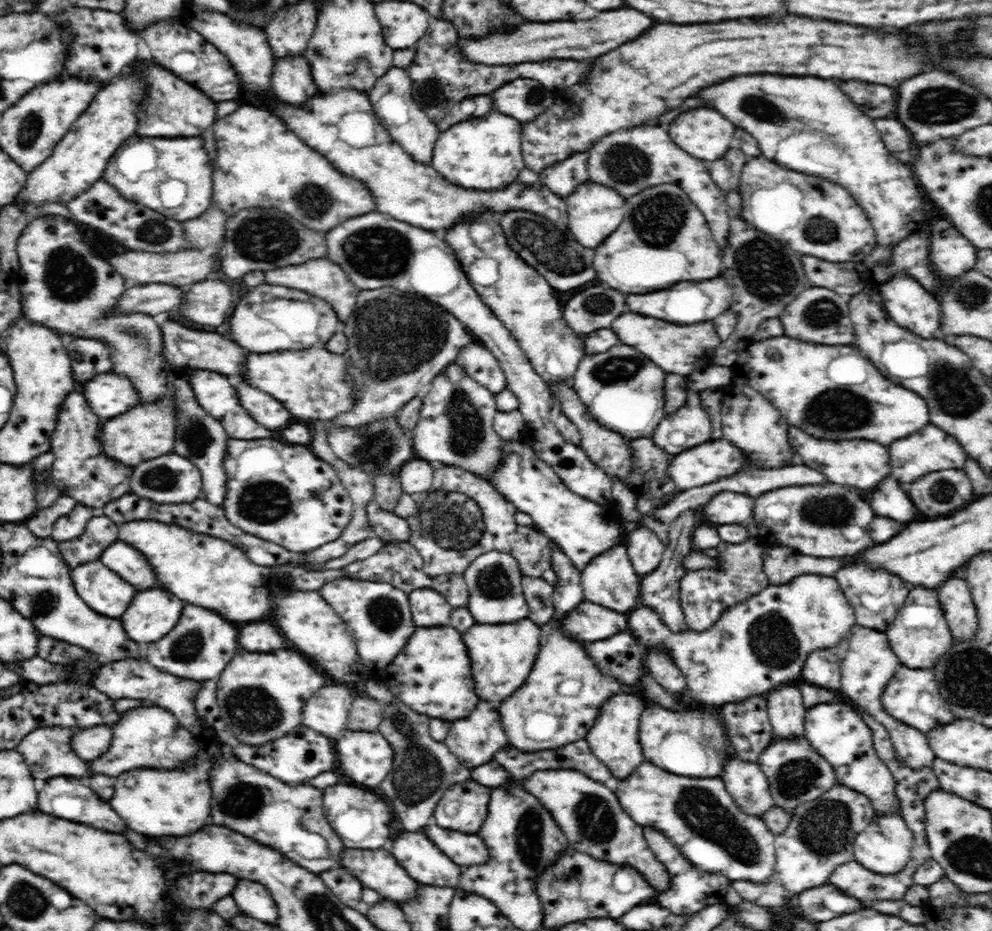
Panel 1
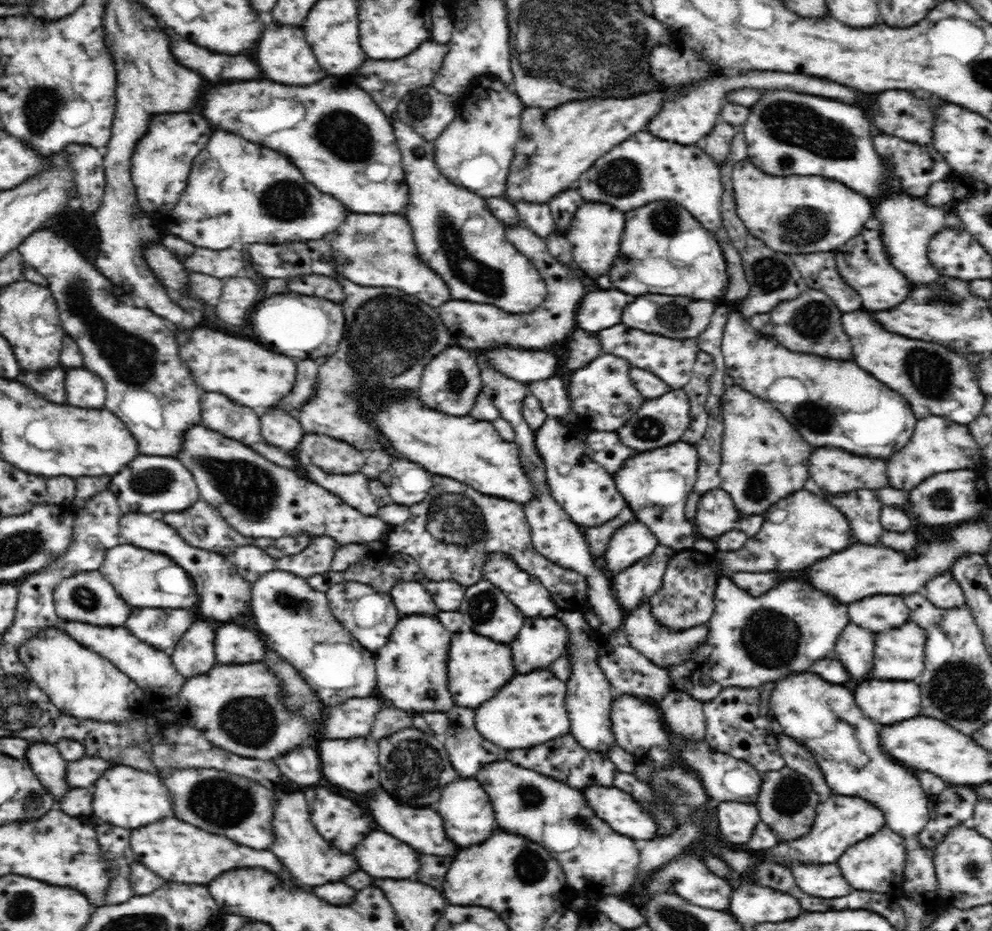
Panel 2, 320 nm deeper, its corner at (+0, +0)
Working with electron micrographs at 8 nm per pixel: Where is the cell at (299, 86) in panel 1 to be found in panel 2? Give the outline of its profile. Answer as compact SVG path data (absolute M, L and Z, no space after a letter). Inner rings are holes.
M268 26L260 38L264 40L260 40L260 46L256 48L257 64L268 80L274 80L280 84L292 84L292 86L306 86L326 76L326 72L316 62L316 56L312 54L312 47L306 42L306 36L300 26L298 28L292 28L292 26L288 28L272 26L270 28Z

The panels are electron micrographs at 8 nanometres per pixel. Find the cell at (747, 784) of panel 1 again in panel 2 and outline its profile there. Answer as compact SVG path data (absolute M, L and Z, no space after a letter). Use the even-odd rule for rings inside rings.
M724 801L714 806L723 841L731 844L748 843L756 823L760 821L756 804Z

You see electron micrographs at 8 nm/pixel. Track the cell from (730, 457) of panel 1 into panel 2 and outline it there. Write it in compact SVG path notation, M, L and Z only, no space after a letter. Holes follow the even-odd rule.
M682 441L650 451L638 451L638 456L628 458L624 468L618 468L614 482L618 492L626 499L634 519L644 523L659 540L659 544L679 551L694 546L694 528L685 515L688 494L694 488L698 470L698 451L694 444Z

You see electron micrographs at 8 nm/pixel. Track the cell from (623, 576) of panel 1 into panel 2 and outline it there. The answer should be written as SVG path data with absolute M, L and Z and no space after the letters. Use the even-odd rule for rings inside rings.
M633 519L612 534L604 554L603 569L610 577L647 557L660 545L644 523Z

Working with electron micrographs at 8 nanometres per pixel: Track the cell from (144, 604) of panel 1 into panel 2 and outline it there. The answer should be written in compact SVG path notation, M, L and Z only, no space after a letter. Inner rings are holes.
M134 608L126 628L142 642L168 650L194 624L192 610L172 608Z

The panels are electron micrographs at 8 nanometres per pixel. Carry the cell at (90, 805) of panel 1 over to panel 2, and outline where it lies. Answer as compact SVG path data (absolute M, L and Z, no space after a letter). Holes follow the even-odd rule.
M30 743L27 756L32 770L36 770L40 782L62 798L70 788L66 786L66 774L60 774L66 766L66 761L60 756L58 749L48 743Z

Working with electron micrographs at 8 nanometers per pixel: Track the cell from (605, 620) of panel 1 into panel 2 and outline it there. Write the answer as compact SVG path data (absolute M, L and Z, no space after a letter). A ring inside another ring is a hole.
M525 617L518 636L510 643L514 675L546 669L564 655L568 631L556 617Z

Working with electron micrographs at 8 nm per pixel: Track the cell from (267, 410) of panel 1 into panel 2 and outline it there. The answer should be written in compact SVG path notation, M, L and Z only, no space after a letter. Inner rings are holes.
M274 408L259 413L262 438L268 444L286 451L296 461L296 466L288 469L292 469L300 479L315 483L313 480L309 480L309 474L305 472L304 461L300 461L298 455L294 455L298 452L300 441L304 436L296 414Z

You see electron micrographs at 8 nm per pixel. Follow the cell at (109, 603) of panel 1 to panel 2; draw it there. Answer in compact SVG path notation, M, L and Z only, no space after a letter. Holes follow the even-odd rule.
M80 570L60 580L52 594L57 617L60 622L82 621L91 625L124 624L130 605L118 595L112 583L109 583L99 570Z

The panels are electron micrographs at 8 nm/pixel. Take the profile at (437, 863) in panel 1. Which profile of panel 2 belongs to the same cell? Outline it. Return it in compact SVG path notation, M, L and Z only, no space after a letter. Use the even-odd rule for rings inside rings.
M386 832L368 834L354 852L360 856L360 868L376 879L410 879L420 868L418 854Z

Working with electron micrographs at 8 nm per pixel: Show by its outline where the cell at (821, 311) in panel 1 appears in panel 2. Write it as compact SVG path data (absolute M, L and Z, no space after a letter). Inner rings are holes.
M806 290L802 296L780 304L780 308L772 312L772 320L776 320L776 336L780 336L780 344L788 350L816 352L818 356L832 356L829 360L844 361L852 358L852 346L840 324L840 316L842 312L838 312L834 302L818 290Z

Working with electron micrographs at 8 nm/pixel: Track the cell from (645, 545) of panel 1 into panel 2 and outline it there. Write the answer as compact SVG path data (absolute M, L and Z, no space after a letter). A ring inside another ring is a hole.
M658 545L647 557L611 577L614 596L626 615L638 605L650 602L662 590L667 564L676 553Z

